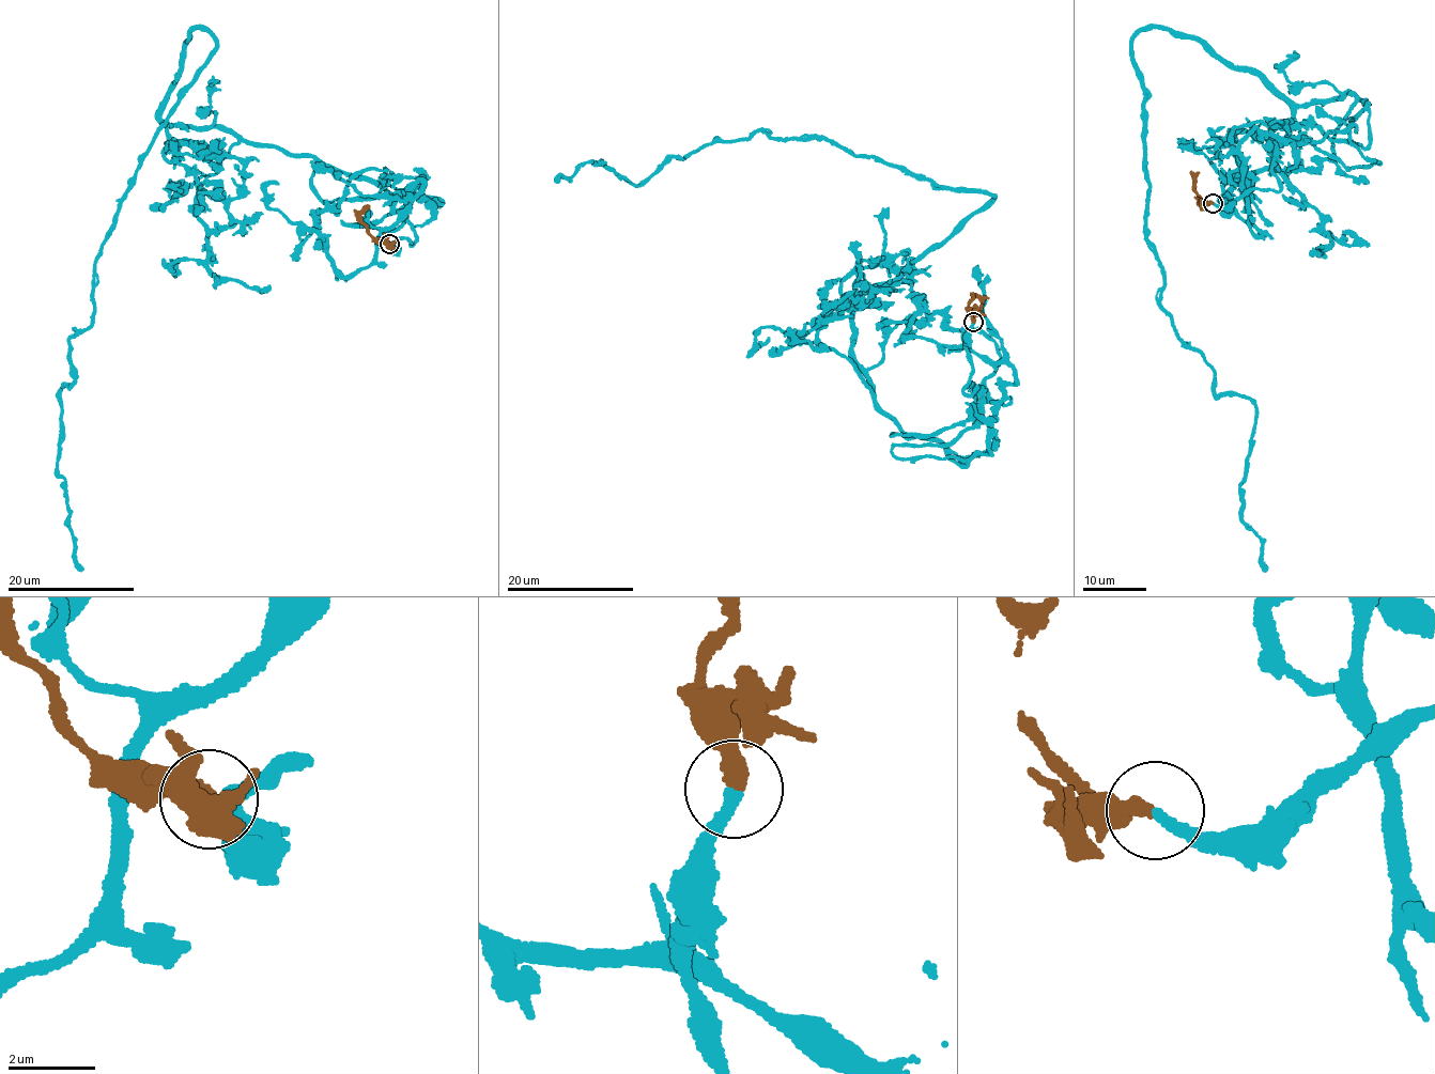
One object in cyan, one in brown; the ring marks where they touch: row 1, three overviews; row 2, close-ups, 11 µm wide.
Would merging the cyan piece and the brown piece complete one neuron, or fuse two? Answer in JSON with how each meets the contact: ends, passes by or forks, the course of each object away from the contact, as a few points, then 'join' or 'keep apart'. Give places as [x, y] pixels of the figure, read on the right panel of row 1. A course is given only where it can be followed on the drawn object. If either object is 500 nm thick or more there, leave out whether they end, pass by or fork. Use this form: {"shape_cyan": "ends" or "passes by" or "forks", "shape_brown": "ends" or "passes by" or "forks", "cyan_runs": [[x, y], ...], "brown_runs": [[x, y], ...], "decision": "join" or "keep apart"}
{"shape_cyan": "ends", "shape_brown": "ends", "cyan_runs": [[1213, 203], [1278, 191], [1283, 140], [1381, 162], [1369, 107], [1148, 26], [1159, 309], [1254, 404], [1265, 571]], "brown_runs": [[1213, 203], [1205, 204], [1194, 188], [1191, 172]], "decision": "join"}

